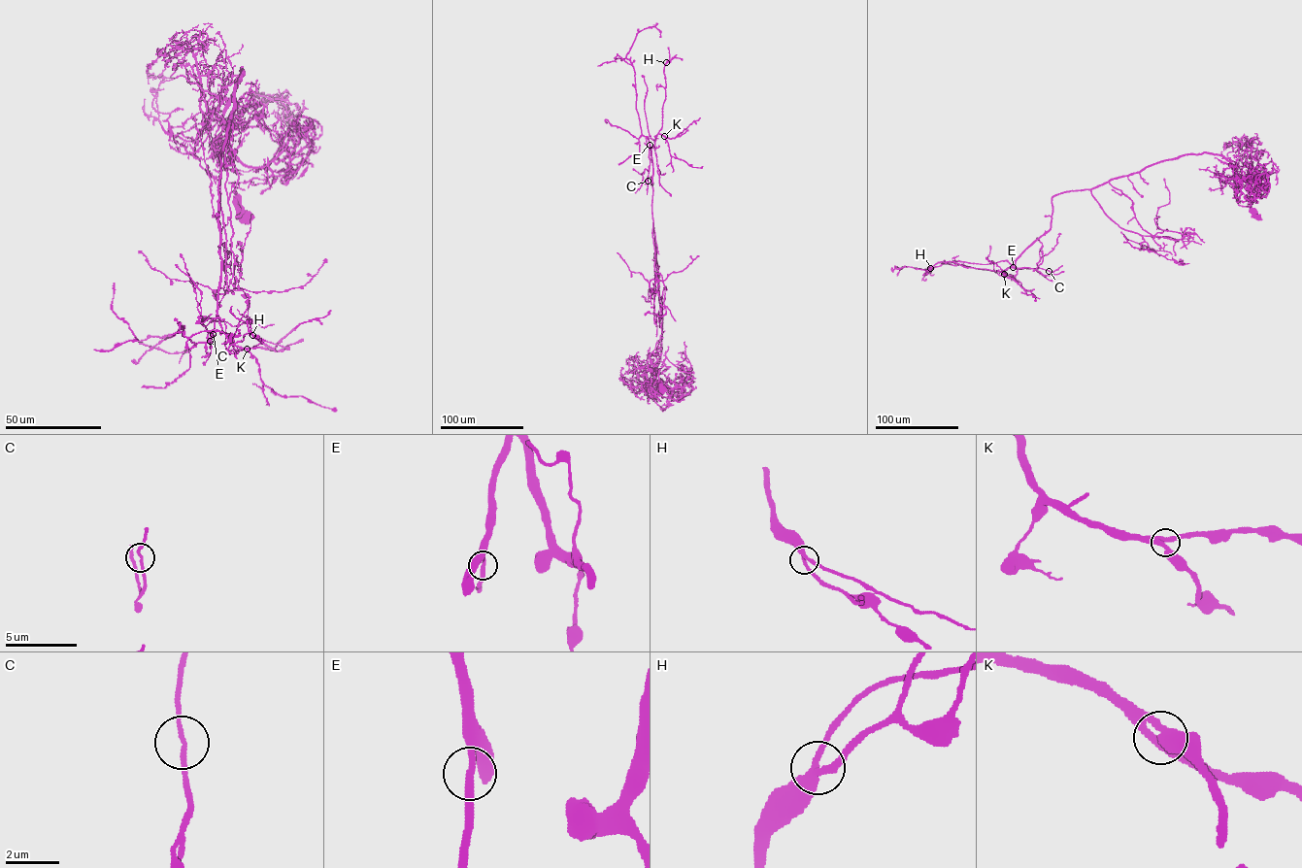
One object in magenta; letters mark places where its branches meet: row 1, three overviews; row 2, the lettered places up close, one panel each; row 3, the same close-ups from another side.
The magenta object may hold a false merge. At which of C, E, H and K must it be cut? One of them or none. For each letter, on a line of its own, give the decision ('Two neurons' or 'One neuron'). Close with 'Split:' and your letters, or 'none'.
C: One neuron
E: One neuron
H: One neuron
K: One neuron
Split: none

